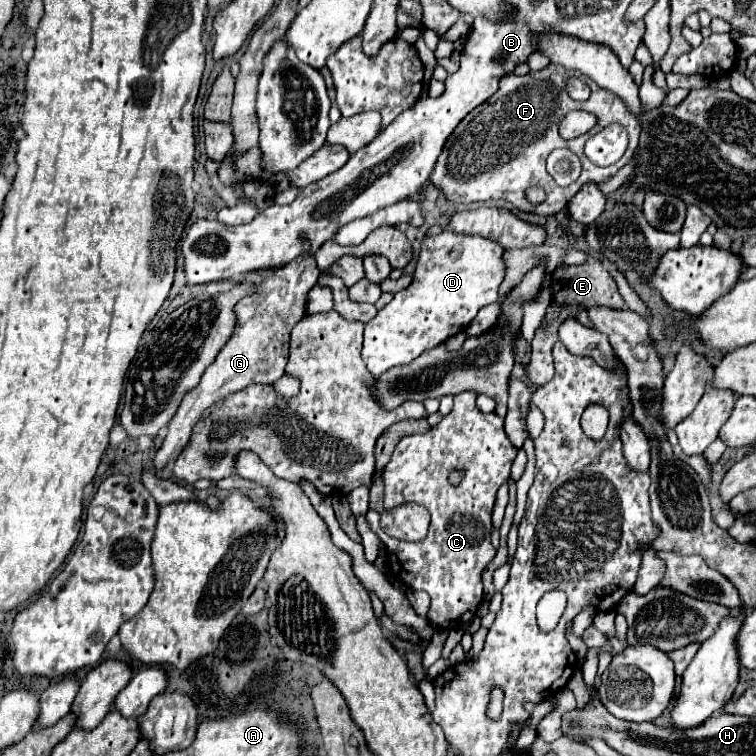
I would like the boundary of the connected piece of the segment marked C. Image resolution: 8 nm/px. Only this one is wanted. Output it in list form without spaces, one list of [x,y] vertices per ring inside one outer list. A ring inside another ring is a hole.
[[[473,391],[455,395],[453,411],[437,427],[429,429],[429,433],[405,437],[383,469],[383,507],[399,507],[399,501],[423,505],[431,513],[427,537],[415,543],[397,541],[381,529],[381,515],[377,511],[367,513],[367,521],[385,545],[389,561],[397,561],[399,565],[395,577],[411,589],[429,593],[431,609],[427,619],[443,629],[471,621],[483,601],[481,573],[495,557],[495,547],[491,545],[495,493],[509,479],[517,455],[517,449],[505,435],[503,419],[493,413],[481,413],[475,407],[475,399],[477,393]],[[455,467],[465,471],[459,487],[447,483],[447,473]]]

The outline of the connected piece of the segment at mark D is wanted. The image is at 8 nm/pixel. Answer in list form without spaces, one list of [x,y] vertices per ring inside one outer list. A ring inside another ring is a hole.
[[[443,231],[441,235],[425,235],[421,241],[421,253],[415,269],[415,281],[401,293],[393,297],[393,301],[383,307],[371,321],[365,323],[365,339],[363,339],[363,361],[371,375],[381,375],[391,367],[411,363],[423,351],[433,349],[445,343],[449,337],[463,331],[469,321],[479,313],[481,307],[497,301],[497,289],[505,277],[505,261],[503,251],[497,241],[489,241],[487,237],[463,235]]]

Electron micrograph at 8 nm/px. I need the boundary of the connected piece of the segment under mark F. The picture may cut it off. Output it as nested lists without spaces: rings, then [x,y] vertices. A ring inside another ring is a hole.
[[[551,63],[543,71],[531,71],[525,77],[517,77],[517,75],[503,77],[499,91],[489,101],[485,101],[485,105],[479,105],[477,109],[473,109],[457,125],[457,129],[449,135],[449,139],[445,143],[445,151],[437,159],[437,165],[433,167],[429,183],[433,183],[437,189],[441,189],[445,199],[453,201],[453,203],[505,199],[519,211],[547,217],[547,215],[555,215],[561,209],[565,209],[565,205],[571,201],[571,197],[585,183],[589,183],[589,181],[599,183],[599,181],[607,179],[609,175],[617,173],[623,165],[627,164],[633,151],[637,149],[639,135],[641,135],[641,121],[637,119],[637,115],[633,115],[629,111],[627,113],[619,111],[619,97],[609,91],[603,91],[595,81],[591,81],[587,77],[585,77],[585,81],[591,87],[591,97],[585,103],[573,101],[571,97],[567,97],[565,89],[563,89],[567,77],[571,77],[571,71],[567,71],[565,67],[555,65],[555,63]],[[573,109],[581,109],[581,111],[595,115],[597,123],[585,135],[565,141],[559,137],[557,125],[563,119],[563,115]],[[613,121],[627,129],[629,147],[627,147],[625,155],[621,157],[621,161],[617,161],[615,165],[597,167],[583,155],[583,145],[591,135],[595,135],[597,131],[601,131],[603,127],[607,127]],[[557,147],[567,147],[567,149],[575,151],[583,163],[581,177],[567,187],[559,187],[545,169],[547,155]],[[531,185],[539,185],[547,193],[545,203],[541,203],[535,209],[525,199],[525,189]]]

